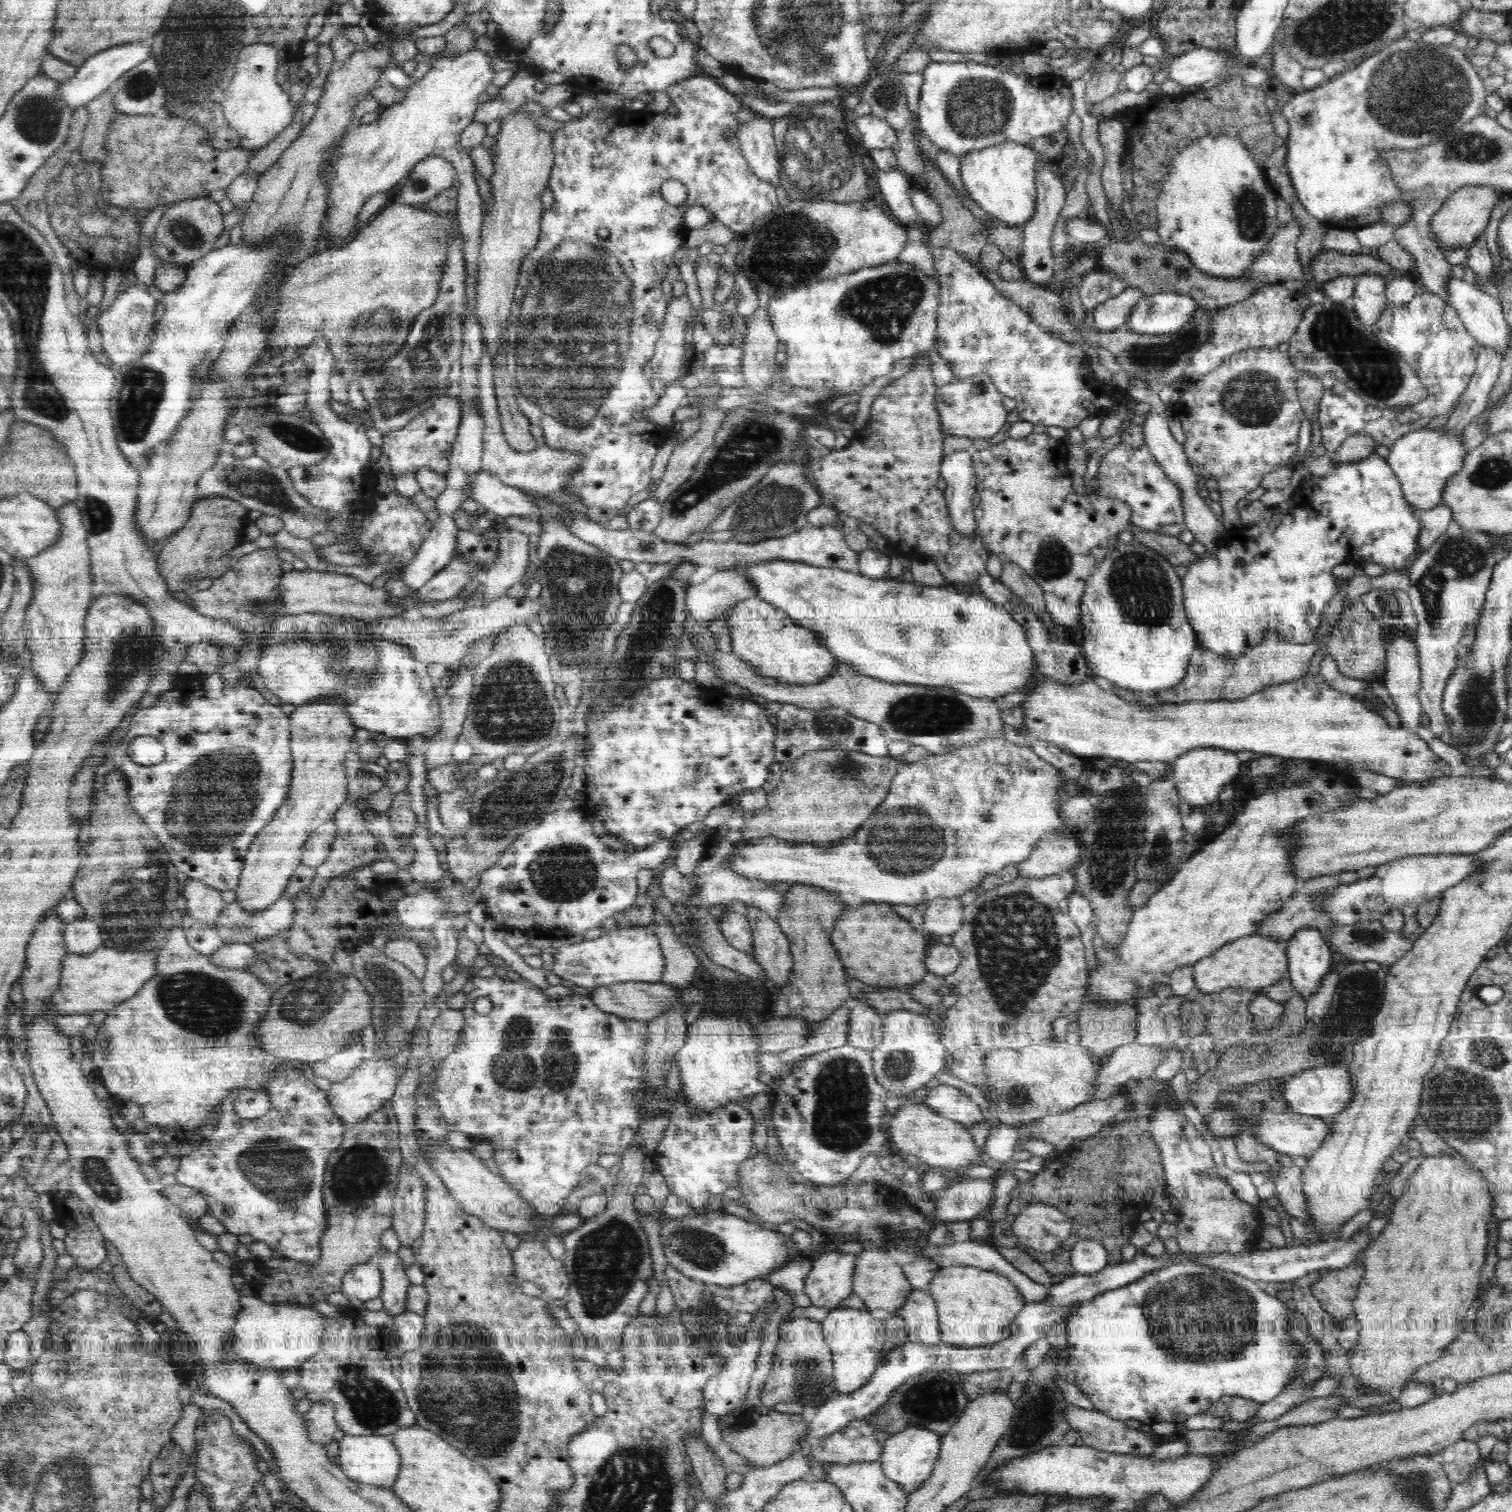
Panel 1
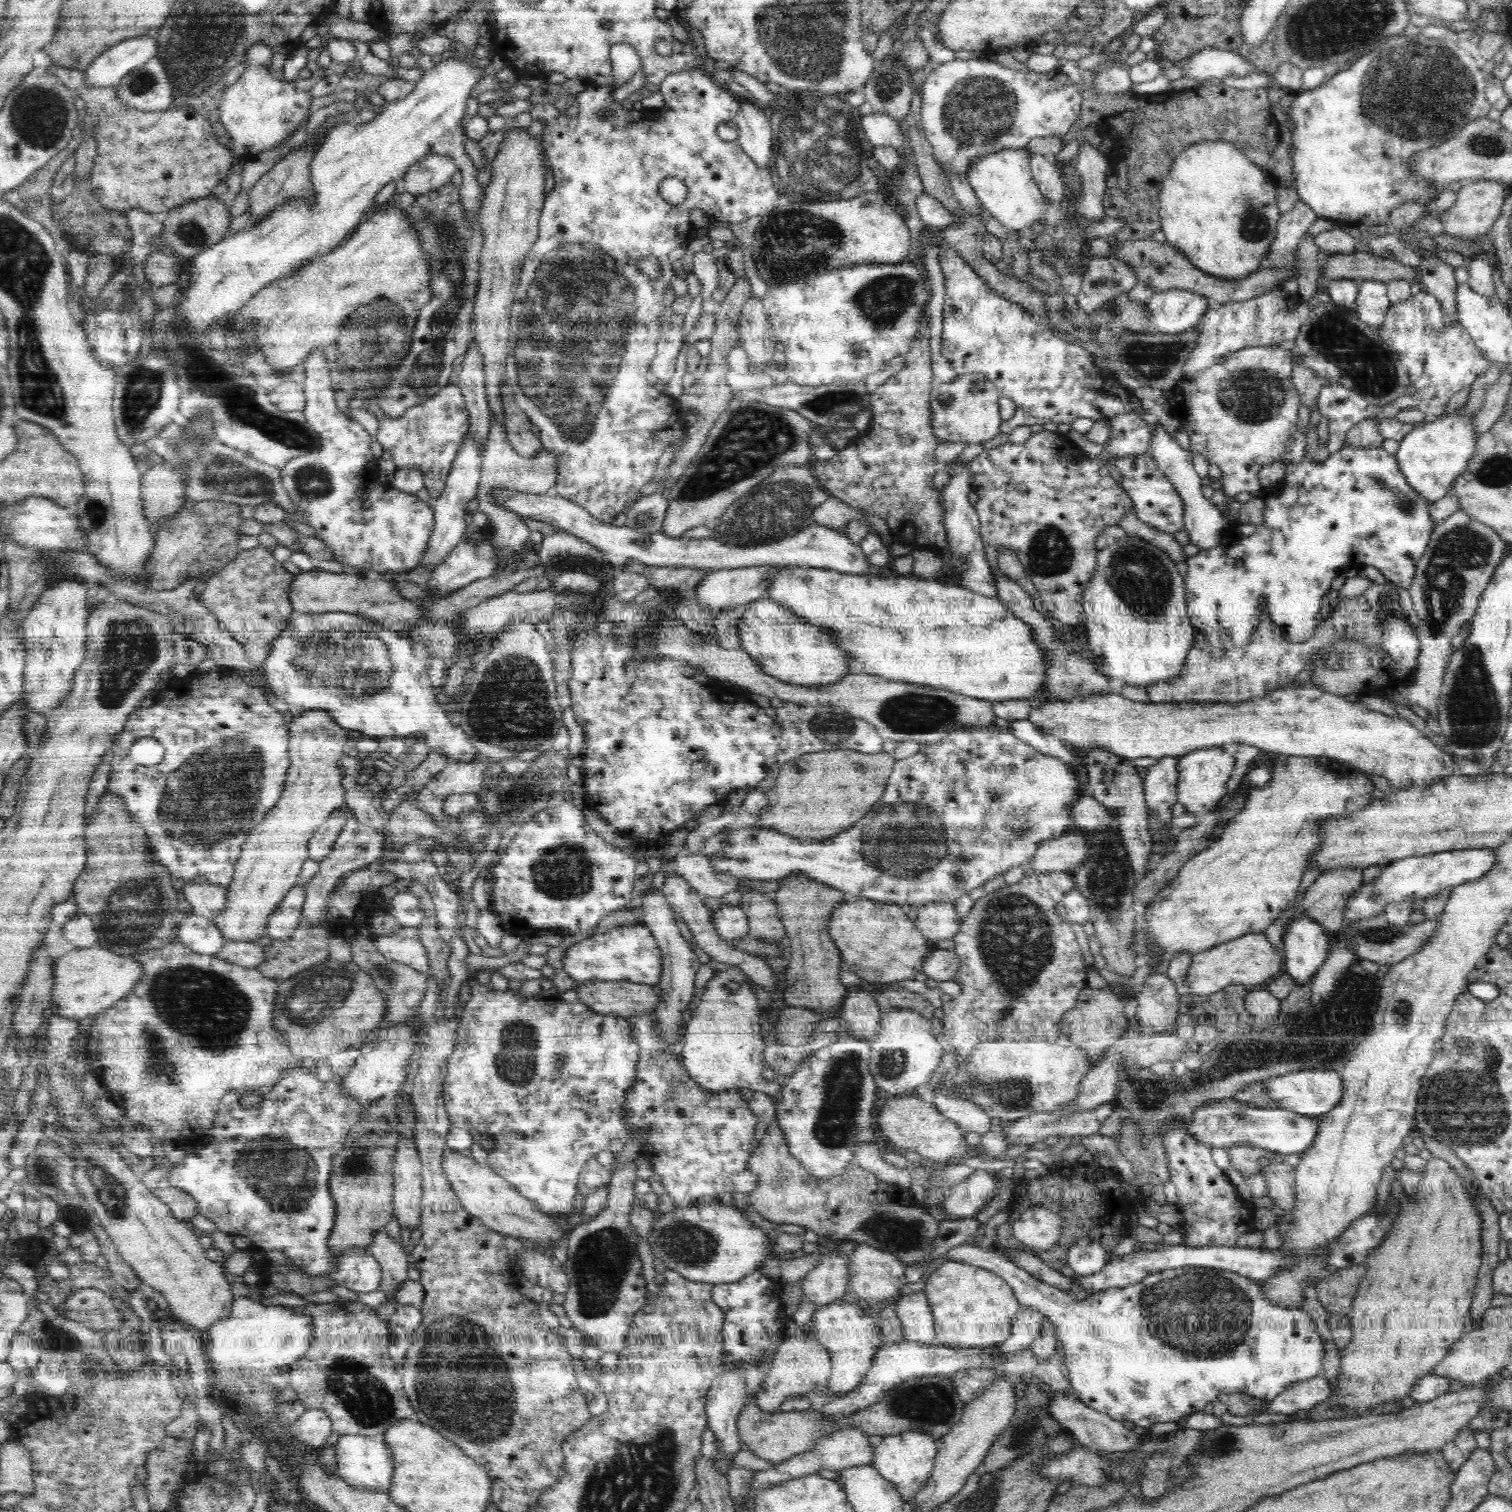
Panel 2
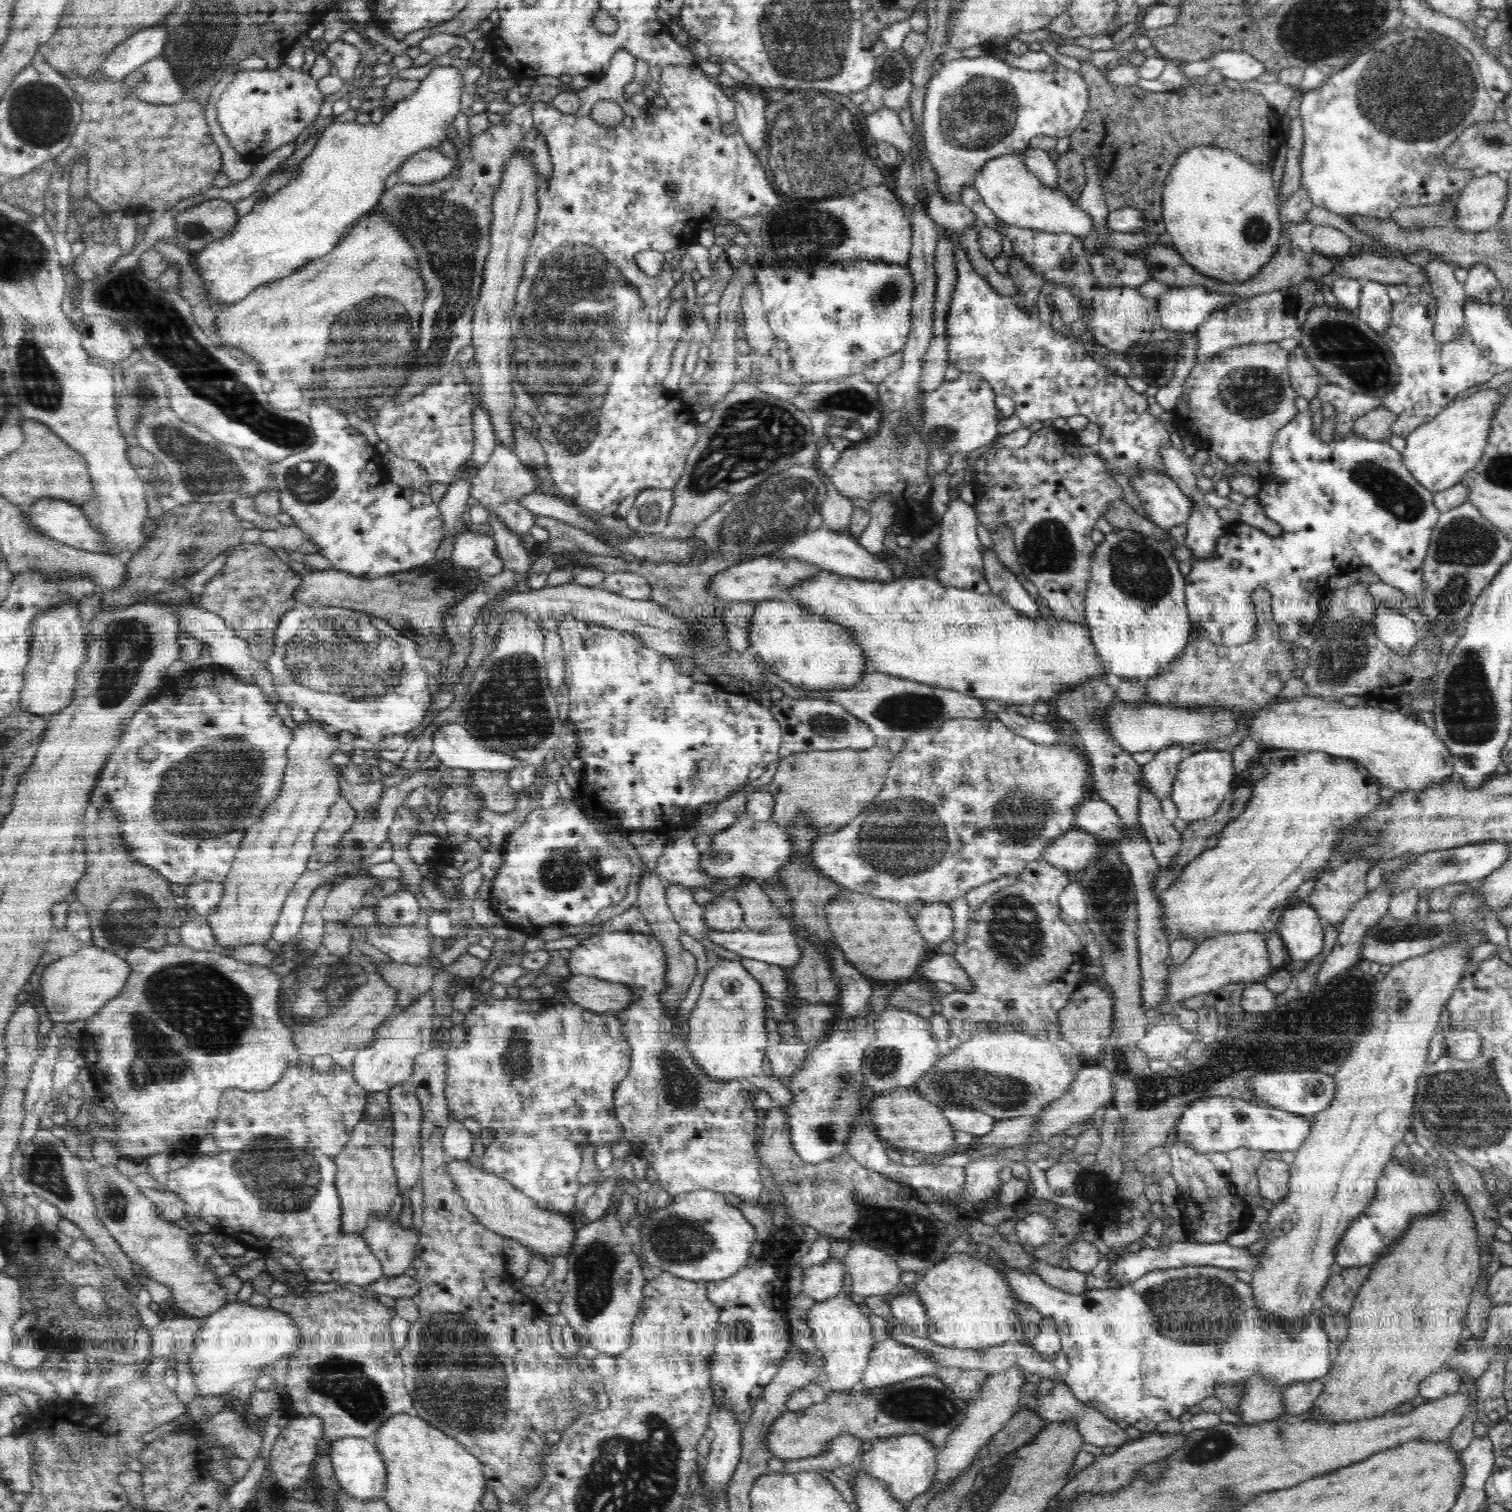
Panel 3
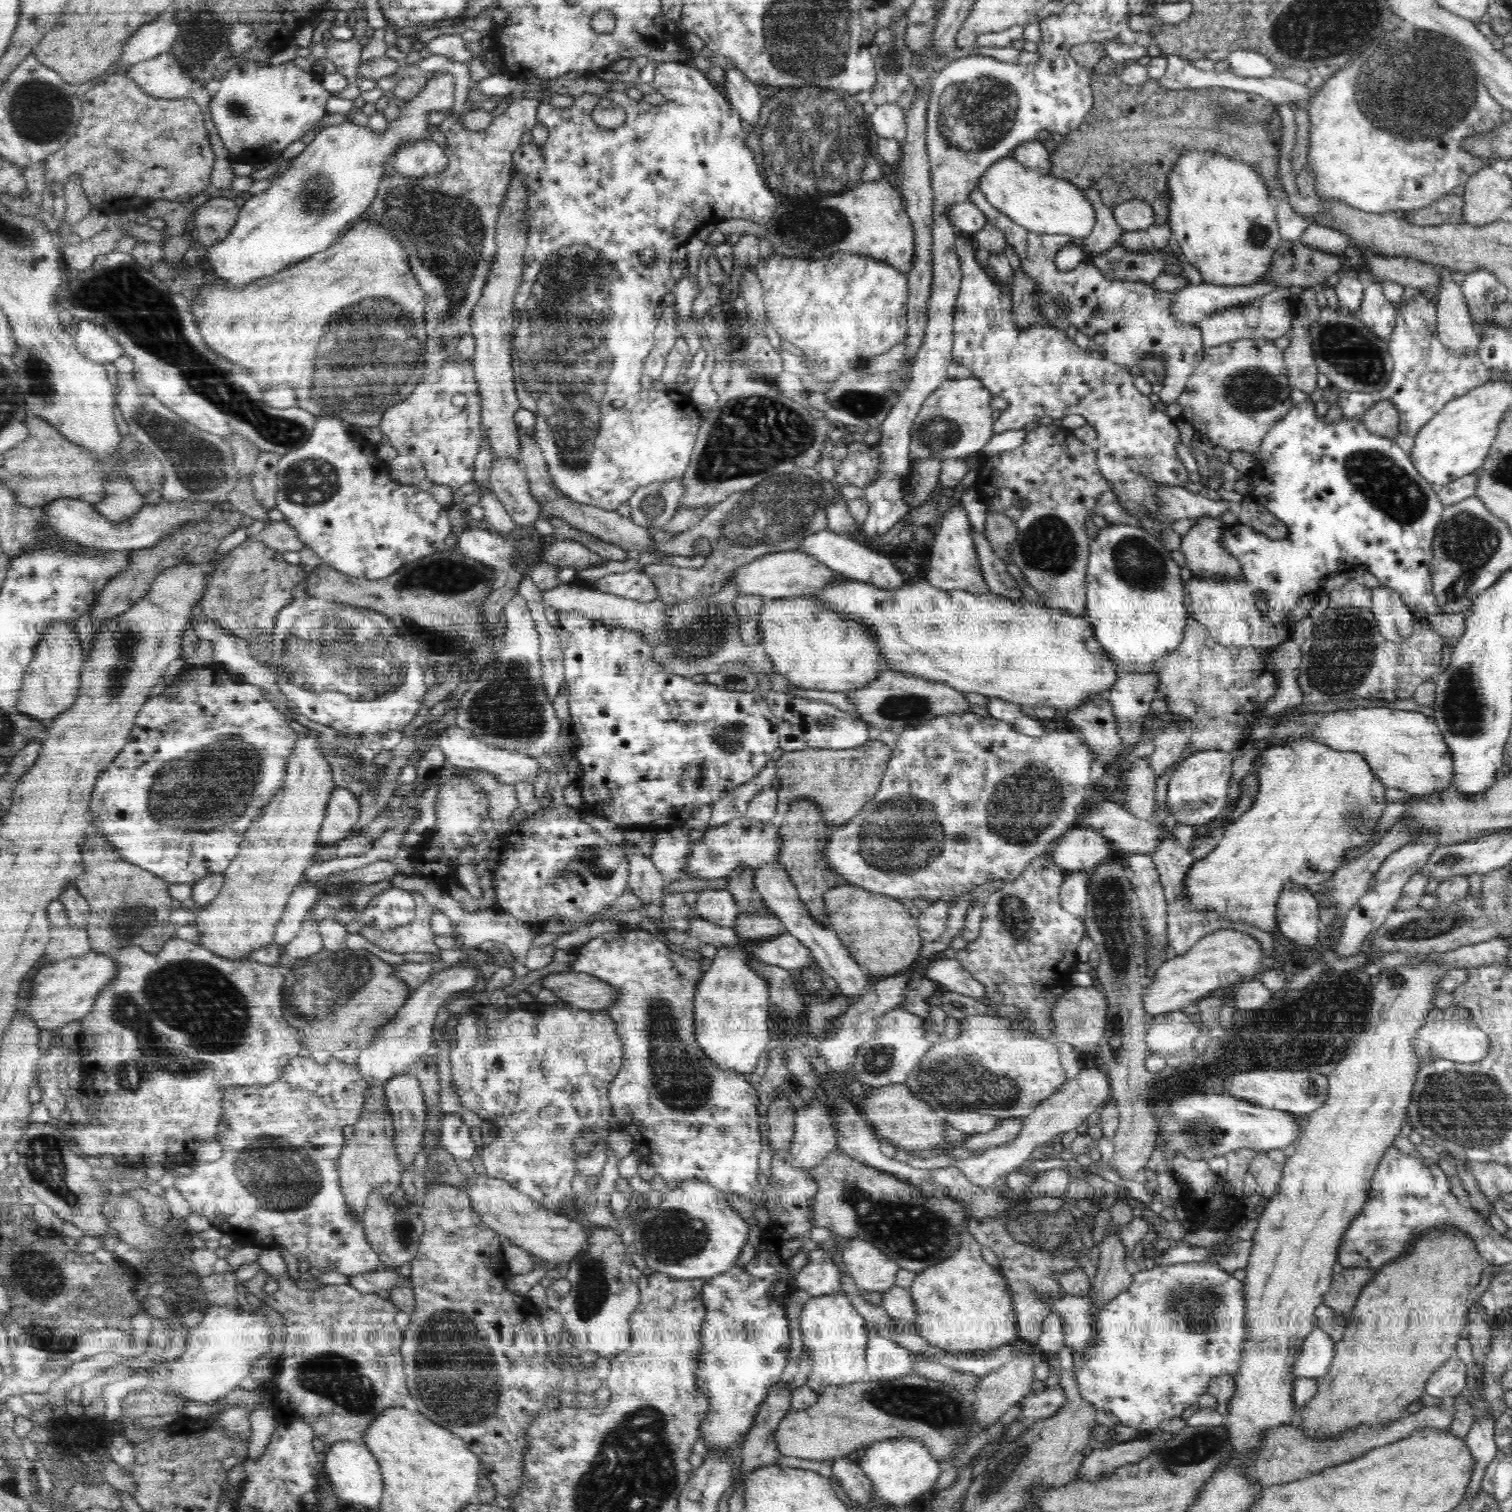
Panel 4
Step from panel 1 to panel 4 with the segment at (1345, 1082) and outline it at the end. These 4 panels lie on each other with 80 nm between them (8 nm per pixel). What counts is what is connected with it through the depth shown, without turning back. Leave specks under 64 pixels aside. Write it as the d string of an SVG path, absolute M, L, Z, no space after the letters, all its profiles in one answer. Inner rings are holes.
M1246 1070L1226 1078L1224 1085L1226 1085L1225 1094L1285 1113L1308 1115L1318 1110L1328 1098L1328 1077L1316 1071Z

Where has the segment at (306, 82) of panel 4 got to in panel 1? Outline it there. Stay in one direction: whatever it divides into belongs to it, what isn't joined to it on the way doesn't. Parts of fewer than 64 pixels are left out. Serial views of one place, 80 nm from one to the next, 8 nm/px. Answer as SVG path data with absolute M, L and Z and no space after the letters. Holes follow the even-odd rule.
M260 44L244 48L240 52L232 80L224 92L222 108L226 122L240 135L242 149L260 150L272 142L293 119L295 106L291 103L290 94L286 94L276 81L276 70L278 70L278 54L272 46Z

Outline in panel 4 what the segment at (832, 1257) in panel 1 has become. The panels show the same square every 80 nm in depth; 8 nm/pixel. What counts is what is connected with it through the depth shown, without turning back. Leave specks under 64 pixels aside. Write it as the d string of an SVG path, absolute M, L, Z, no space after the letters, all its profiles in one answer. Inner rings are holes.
M832 1260L809 1261L794 1277L795 1286L805 1290L812 1297L840 1293L840 1271Z

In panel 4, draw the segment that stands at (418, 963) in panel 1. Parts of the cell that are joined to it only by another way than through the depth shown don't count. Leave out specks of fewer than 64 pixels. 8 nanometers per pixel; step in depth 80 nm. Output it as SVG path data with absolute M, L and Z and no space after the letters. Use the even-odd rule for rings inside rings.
M412 892L412 896L416 914L408 925L386 931L363 927L360 934L376 947L394 954L438 953L439 949L434 943L436 935L432 933L431 926L432 916L438 909L434 909L419 892Z

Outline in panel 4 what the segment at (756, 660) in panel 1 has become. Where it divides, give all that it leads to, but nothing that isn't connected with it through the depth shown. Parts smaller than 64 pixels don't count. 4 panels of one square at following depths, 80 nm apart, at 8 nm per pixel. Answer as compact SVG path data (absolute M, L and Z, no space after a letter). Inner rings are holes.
M812 596L786 597L762 605L759 612L760 645L773 664L773 670L784 675L794 686L804 690L828 690L830 692L853 691L874 681L885 670L883 656L879 655L871 626L844 618L829 609L825 602Z

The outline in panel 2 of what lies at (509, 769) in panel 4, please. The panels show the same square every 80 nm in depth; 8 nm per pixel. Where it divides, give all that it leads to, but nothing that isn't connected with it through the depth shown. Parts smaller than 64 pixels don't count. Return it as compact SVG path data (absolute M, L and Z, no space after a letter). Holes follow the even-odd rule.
M348 612L292 614L276 638L268 656L262 661L267 690L283 699L291 708L324 710L344 729L358 730L372 738L384 736L425 738L427 746L450 757L451 762L470 762L476 746L460 726L452 726L440 696L434 694L428 673L422 664L419 647L407 636L388 630L372 619Z

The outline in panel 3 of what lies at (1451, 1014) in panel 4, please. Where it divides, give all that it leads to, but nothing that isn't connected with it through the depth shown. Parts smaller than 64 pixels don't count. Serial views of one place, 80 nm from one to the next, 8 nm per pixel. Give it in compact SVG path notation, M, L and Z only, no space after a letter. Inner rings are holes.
M1450 1028L1444 1045L1446 1055L1461 1061L1471 1061L1482 1054L1482 1037L1471 1028Z

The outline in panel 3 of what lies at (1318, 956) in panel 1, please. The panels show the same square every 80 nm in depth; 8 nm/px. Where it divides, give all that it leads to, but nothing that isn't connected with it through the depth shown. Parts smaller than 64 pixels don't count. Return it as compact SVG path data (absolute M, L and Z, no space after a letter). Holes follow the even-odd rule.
M1306 901L1288 904L1278 932L1288 950L1292 970L1302 973L1324 949L1325 935L1318 913Z

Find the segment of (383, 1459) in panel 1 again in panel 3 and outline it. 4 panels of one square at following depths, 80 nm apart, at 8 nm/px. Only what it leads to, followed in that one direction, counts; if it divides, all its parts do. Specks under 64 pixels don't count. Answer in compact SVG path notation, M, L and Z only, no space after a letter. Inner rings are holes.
M344 1437L334 1441L331 1446L327 1453L334 1469L335 1482L340 1485L340 1489L364 1501L384 1497L386 1494L386 1465L374 1443L364 1438Z

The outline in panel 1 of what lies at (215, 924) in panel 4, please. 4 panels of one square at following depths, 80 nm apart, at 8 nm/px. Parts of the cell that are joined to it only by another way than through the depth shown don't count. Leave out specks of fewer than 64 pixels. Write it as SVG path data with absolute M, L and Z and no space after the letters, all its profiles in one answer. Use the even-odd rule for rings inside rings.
M328 698L324 702L323 700L310 702L310 704L296 707L296 710L289 714L289 721L293 768L288 796L284 804L278 808L278 812L274 814L274 818L256 834L254 842L248 846L248 854L243 859L238 888L229 895L230 901L240 904L249 914L256 914L272 906L276 900L281 898L287 882L292 878L294 869L300 865L304 843L322 823L333 820L338 808L344 804L348 792L346 785L349 780L342 762L347 756L352 756L350 747L355 743L354 732L359 728L352 723L345 704L339 698Z

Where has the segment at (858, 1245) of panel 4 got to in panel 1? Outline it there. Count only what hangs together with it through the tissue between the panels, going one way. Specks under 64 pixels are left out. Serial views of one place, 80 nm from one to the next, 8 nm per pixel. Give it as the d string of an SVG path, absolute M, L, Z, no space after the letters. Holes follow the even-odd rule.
M867 1248L856 1256L856 1267L852 1276L853 1293L864 1302L866 1310L886 1310L889 1314L899 1315L900 1308L904 1306L906 1298L913 1292L908 1277L904 1274L903 1267L894 1263L888 1251L878 1251Z

